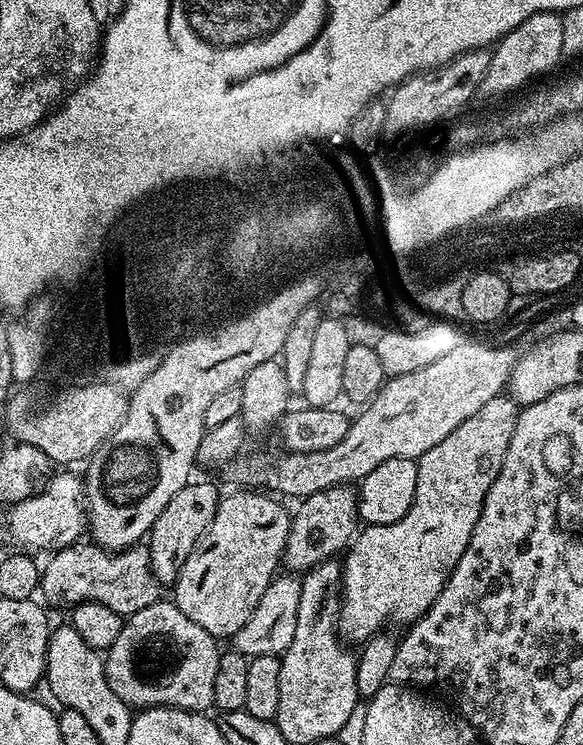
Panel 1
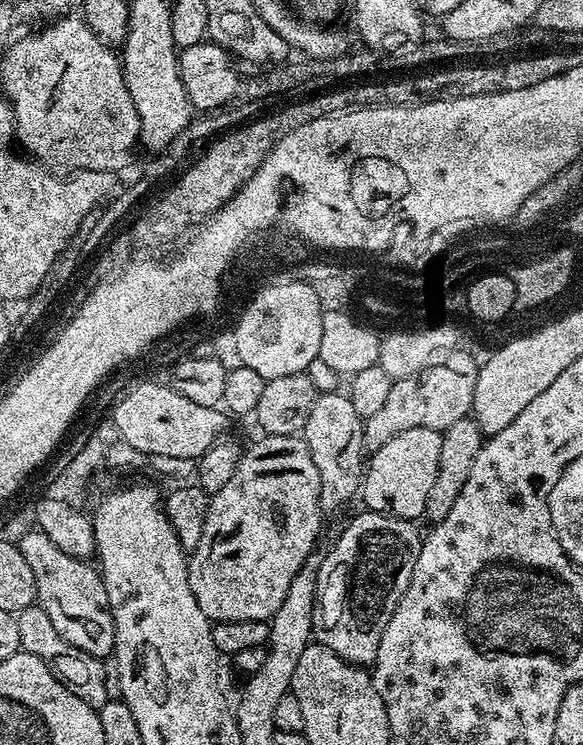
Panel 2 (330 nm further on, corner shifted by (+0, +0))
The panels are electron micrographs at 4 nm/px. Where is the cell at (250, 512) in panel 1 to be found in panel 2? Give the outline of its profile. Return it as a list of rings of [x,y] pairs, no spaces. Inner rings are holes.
[[[264,434],[259,438],[253,448],[243,449],[230,482],[211,493],[202,538],[198,538],[198,546],[188,556],[190,590],[194,590],[202,614],[213,622],[271,621],[278,606],[282,606],[282,598],[286,598],[286,590],[290,590],[290,582],[294,582],[294,574],[313,555],[312,547],[320,536],[320,483],[306,442],[299,435]]]

